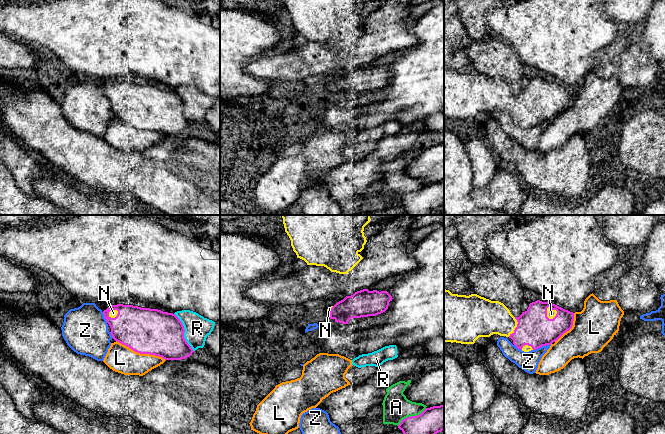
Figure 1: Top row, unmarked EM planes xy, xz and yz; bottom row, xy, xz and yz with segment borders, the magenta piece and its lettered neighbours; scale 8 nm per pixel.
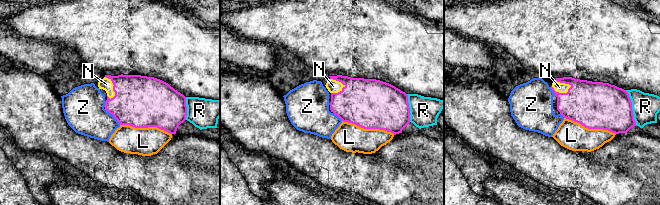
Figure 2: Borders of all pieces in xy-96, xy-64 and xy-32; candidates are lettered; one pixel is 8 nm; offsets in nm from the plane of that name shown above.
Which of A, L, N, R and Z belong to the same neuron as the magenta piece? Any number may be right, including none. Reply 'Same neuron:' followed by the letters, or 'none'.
Same neuron: N

